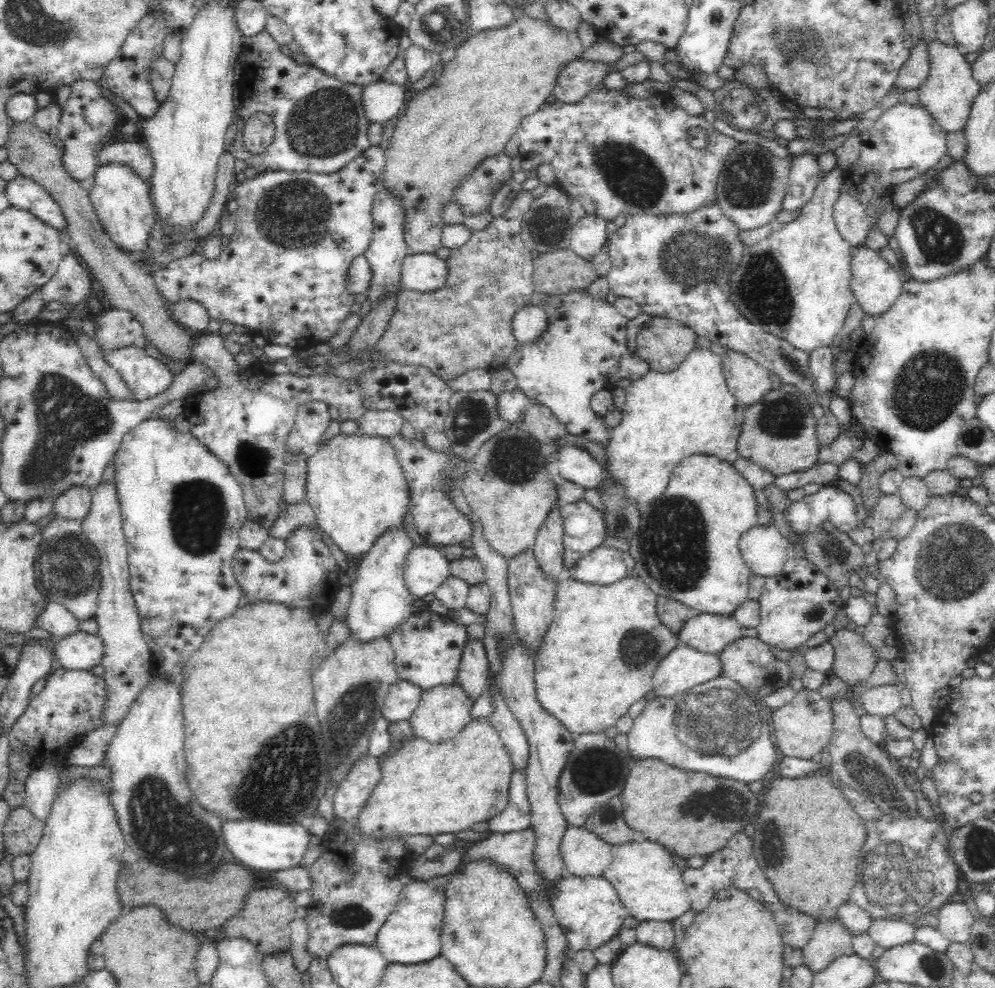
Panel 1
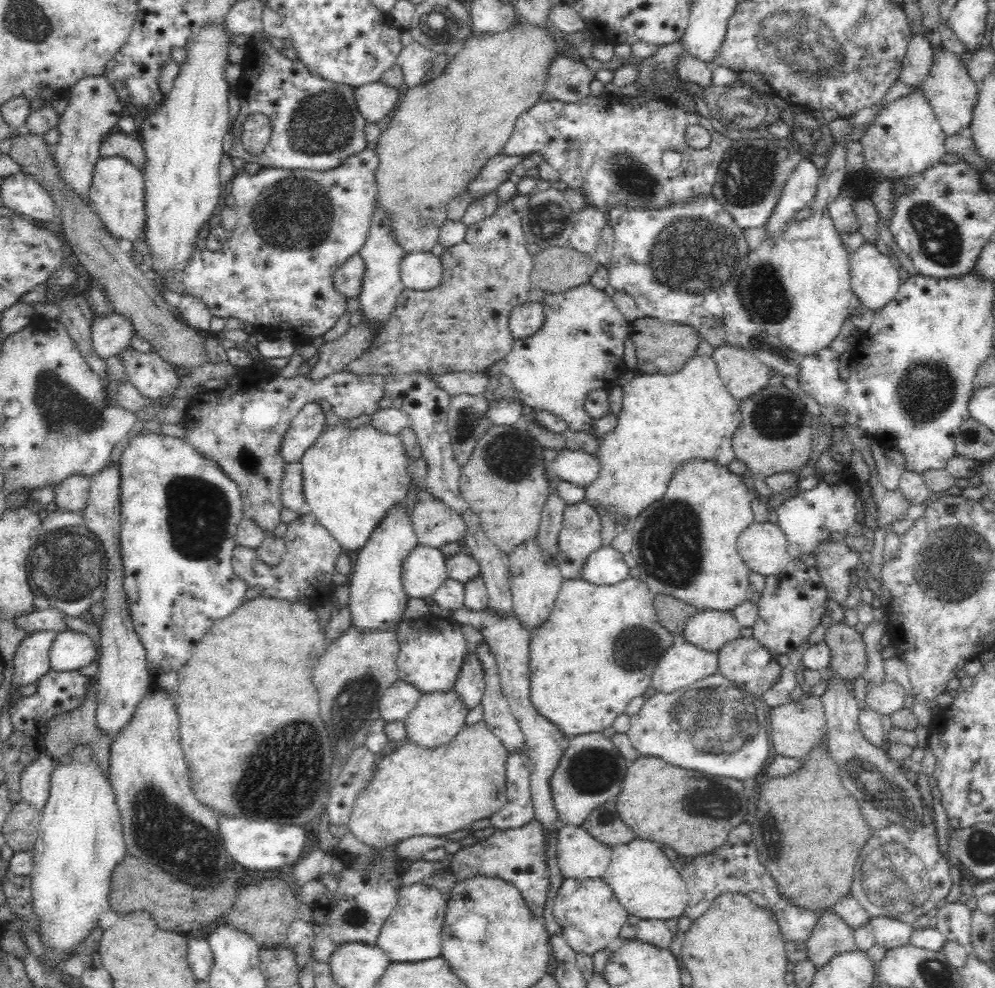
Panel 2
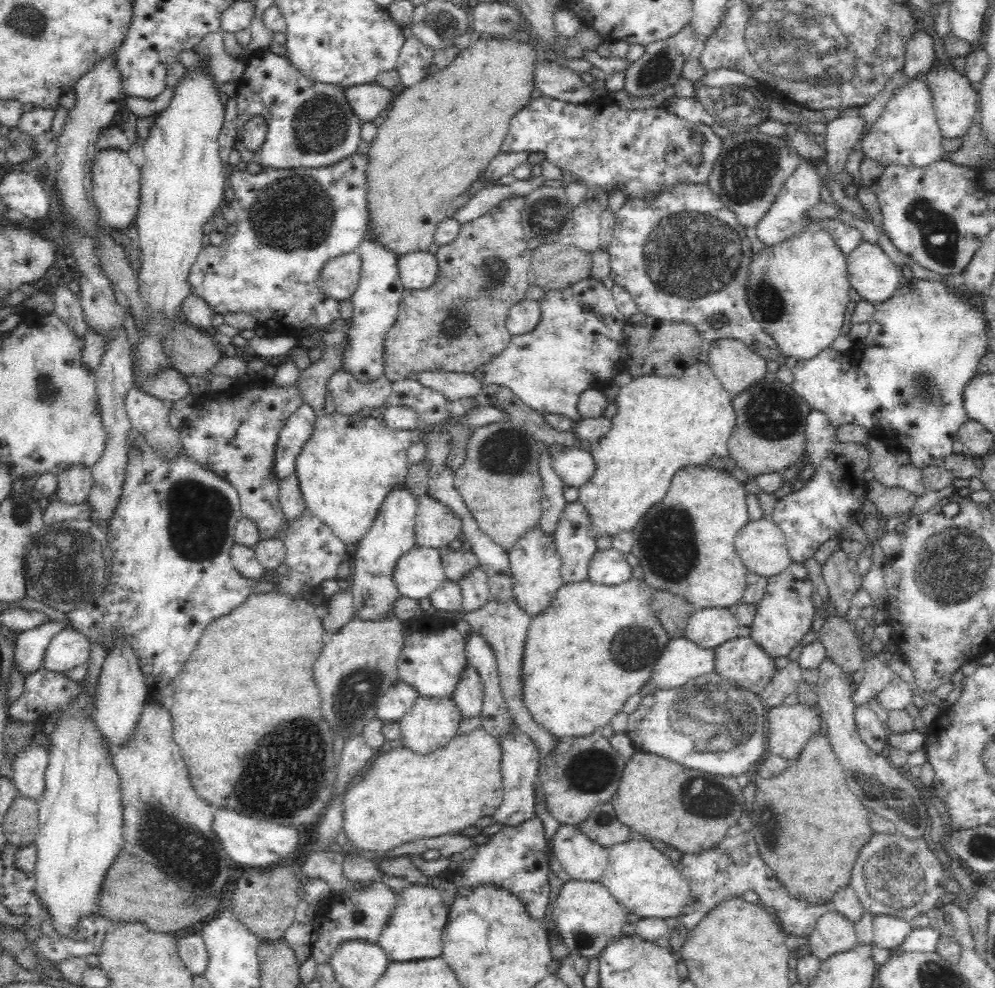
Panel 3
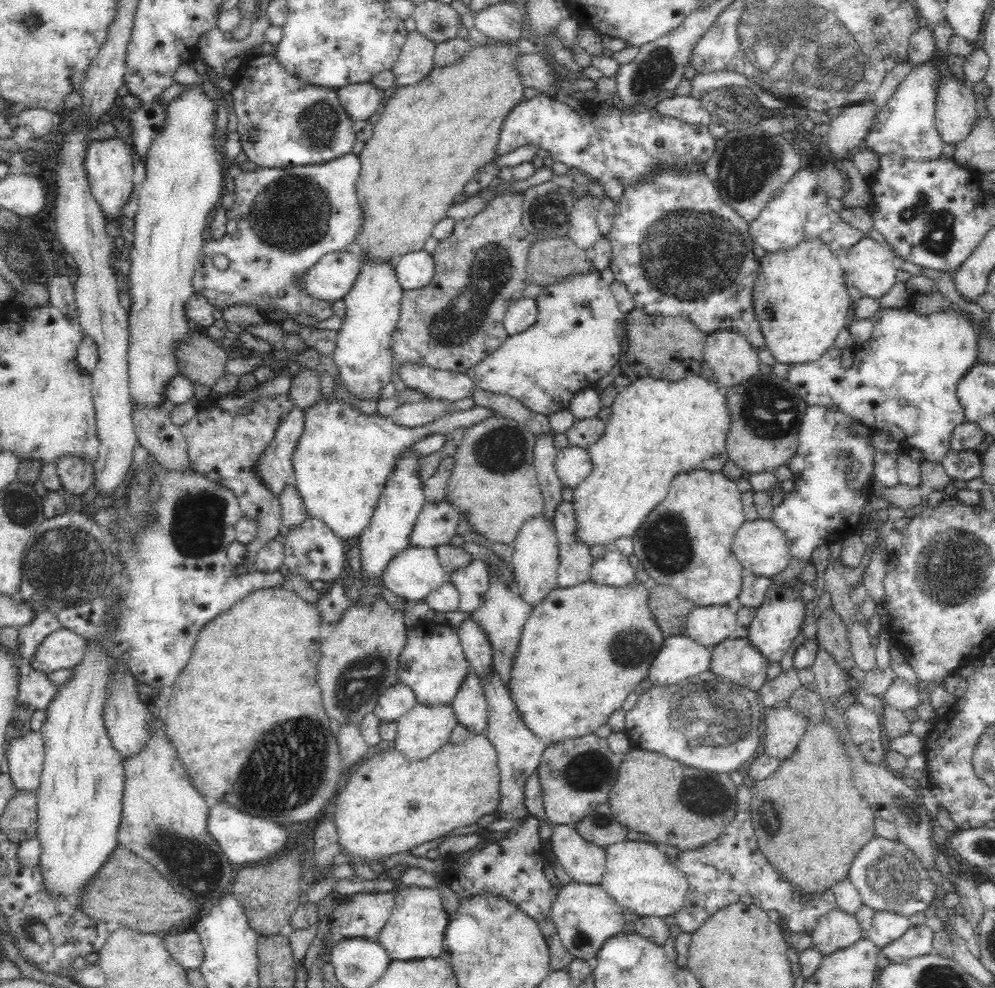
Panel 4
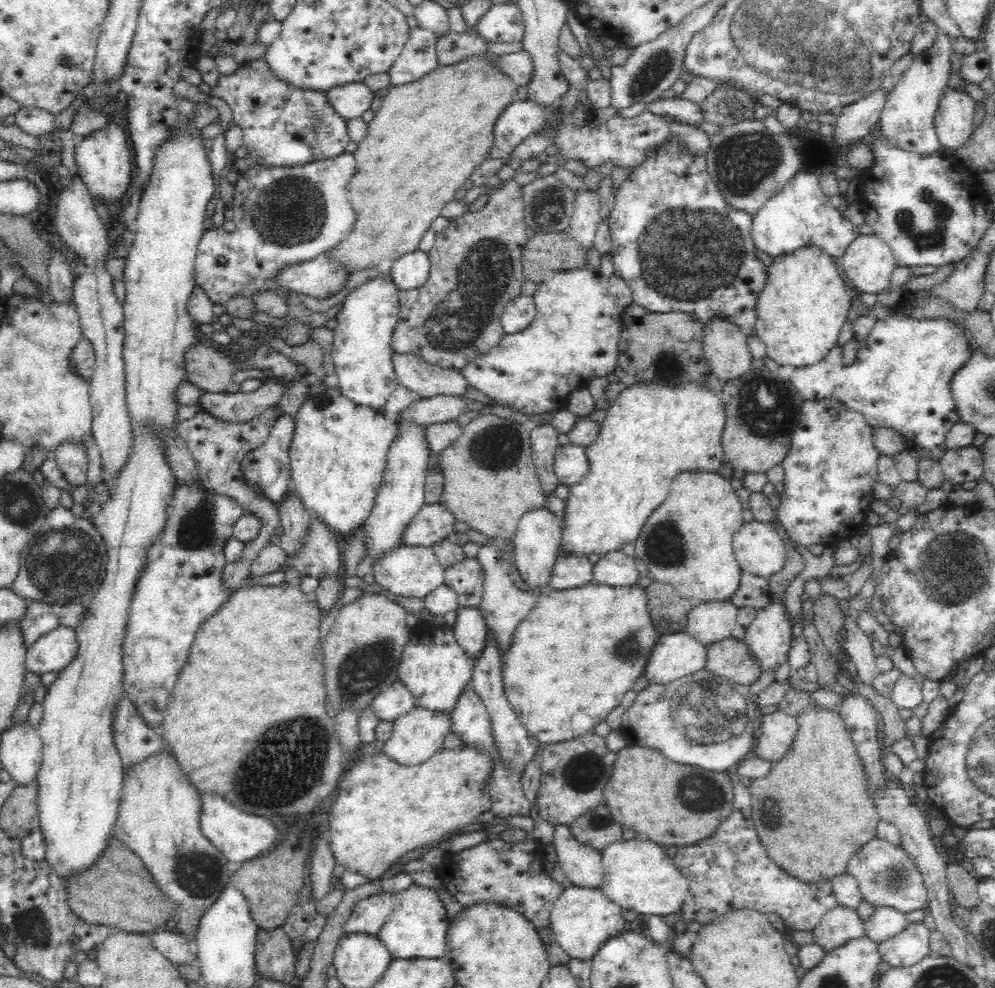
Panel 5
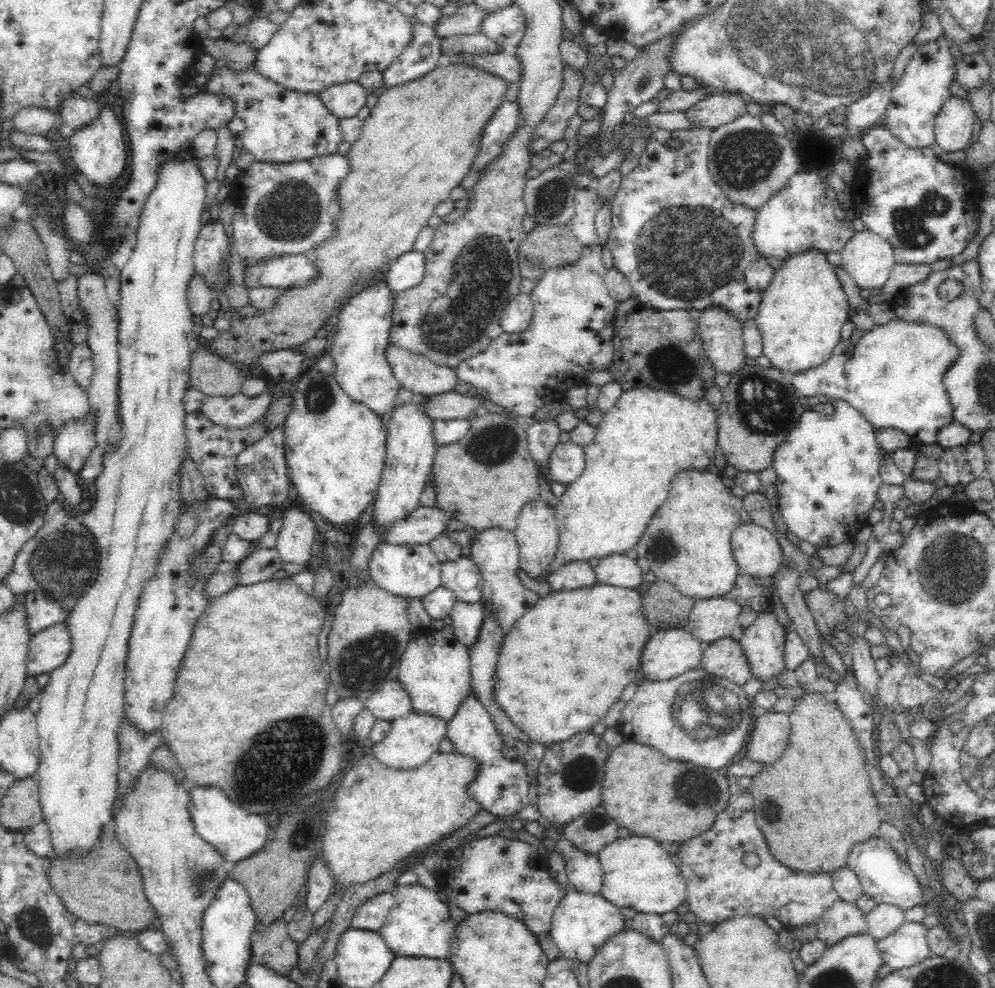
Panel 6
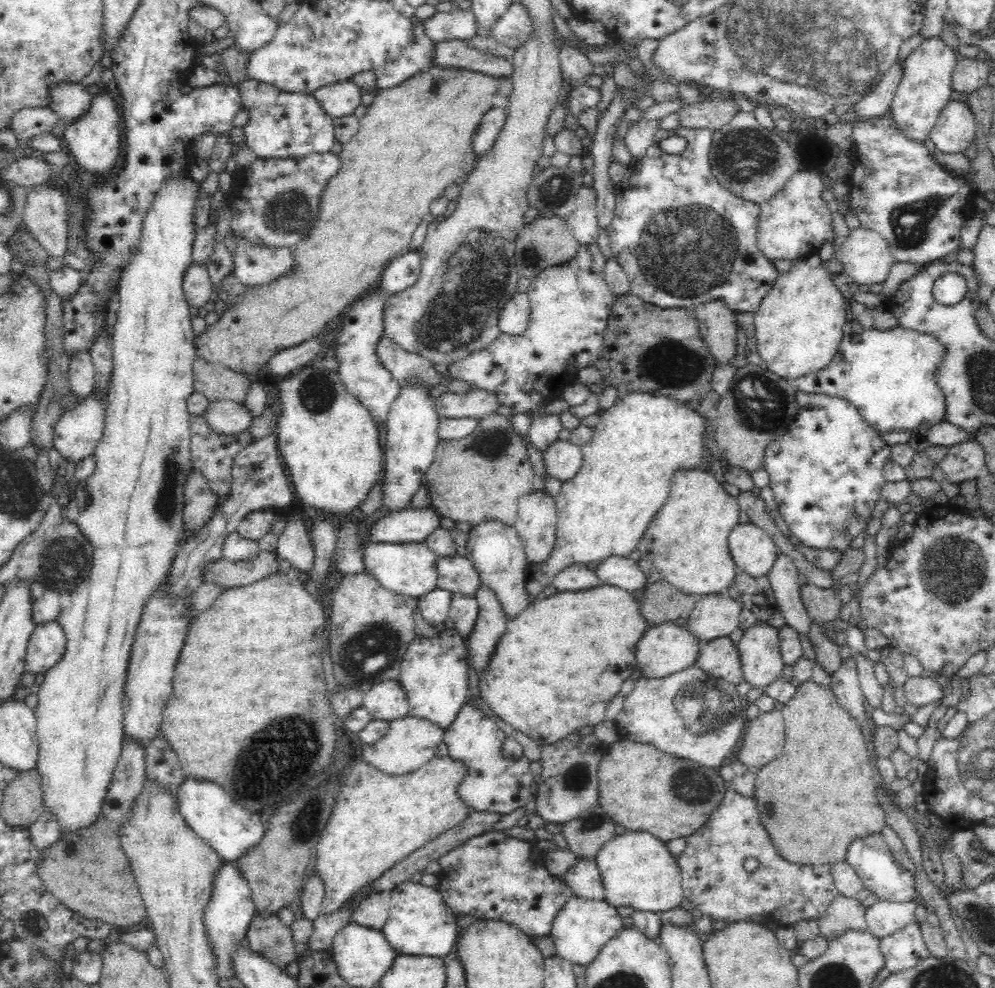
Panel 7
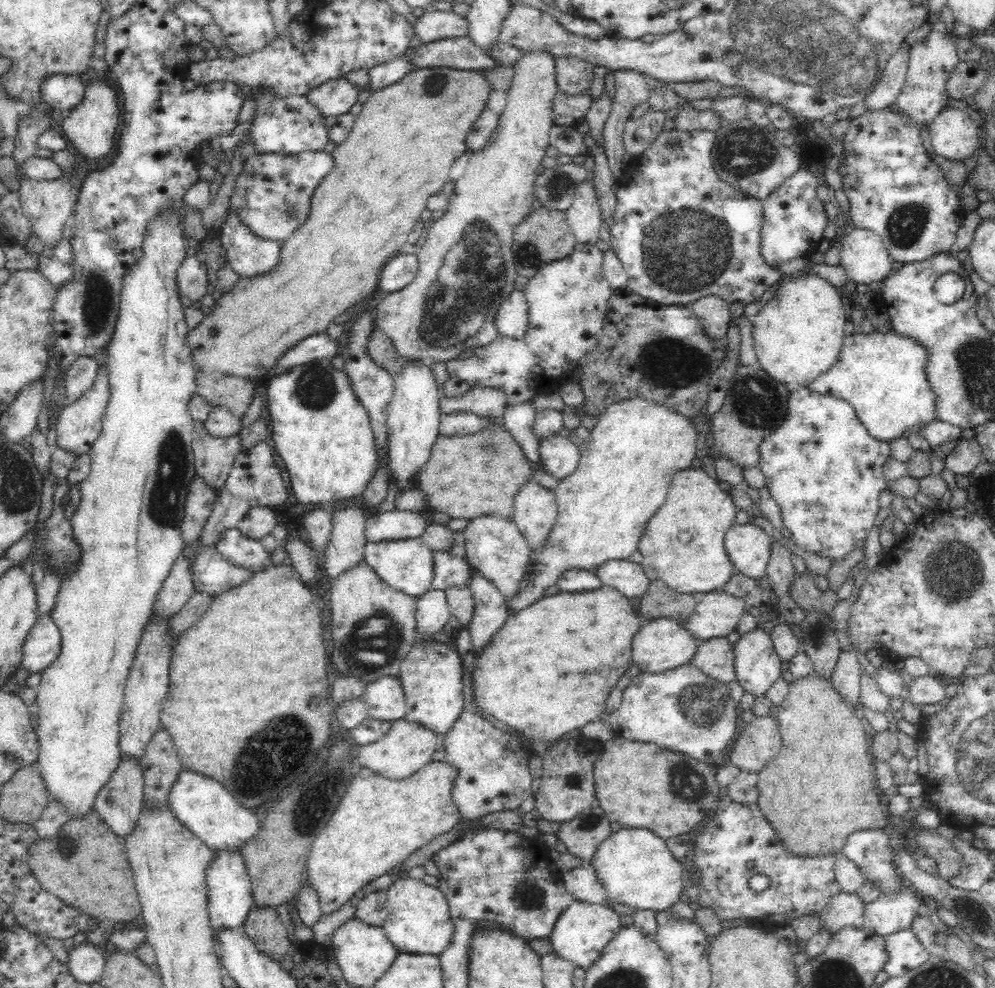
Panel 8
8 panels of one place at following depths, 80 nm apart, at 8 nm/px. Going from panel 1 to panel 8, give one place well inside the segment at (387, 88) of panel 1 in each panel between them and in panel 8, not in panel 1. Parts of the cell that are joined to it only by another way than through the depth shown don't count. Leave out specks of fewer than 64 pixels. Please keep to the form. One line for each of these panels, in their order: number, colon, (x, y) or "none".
2: (374, 100)
3: (368, 100)
4: (360, 100)
5: (350, 100)
6: (344, 100)
7: (338, 99)
8: (334, 97)

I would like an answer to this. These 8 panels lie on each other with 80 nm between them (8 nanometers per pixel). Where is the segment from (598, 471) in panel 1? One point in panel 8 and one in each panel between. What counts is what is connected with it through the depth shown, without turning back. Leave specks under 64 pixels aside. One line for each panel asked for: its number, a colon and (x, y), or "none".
2: (579, 468)
3: (574, 466)
4: (572, 464)
5: (570, 464)
6: (567, 461)
7: (562, 459)
8: (559, 456)

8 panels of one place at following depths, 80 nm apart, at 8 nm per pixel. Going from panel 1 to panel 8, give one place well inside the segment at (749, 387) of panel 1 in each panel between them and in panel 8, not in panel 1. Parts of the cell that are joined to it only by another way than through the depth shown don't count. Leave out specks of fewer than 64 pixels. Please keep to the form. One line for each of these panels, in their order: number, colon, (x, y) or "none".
2: (743, 374)
3: (737, 367)
4: (732, 359)
5: (724, 345)
6: (721, 334)
7: (717, 324)
8: (712, 311)

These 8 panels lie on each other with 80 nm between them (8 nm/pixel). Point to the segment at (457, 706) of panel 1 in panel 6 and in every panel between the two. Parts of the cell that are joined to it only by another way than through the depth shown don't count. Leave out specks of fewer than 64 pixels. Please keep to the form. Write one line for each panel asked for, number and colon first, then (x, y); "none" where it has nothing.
2: (437, 718)
3: (432, 722)
4: (424, 729)
5: (416, 736)
6: (413, 739)

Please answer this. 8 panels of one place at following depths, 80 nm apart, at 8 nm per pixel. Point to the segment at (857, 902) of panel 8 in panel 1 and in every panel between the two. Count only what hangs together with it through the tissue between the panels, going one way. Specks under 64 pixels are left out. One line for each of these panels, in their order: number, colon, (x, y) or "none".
1: (831, 939)
2: (832, 935)
3: (833, 934)
4: (837, 930)
5: (839, 925)
6: (843, 919)
7: (844, 913)

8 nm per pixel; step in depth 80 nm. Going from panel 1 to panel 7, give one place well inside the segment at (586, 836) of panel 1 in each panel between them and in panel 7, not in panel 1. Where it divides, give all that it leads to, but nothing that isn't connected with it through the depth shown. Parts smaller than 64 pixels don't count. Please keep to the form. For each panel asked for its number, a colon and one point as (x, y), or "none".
2: (580, 856)
3: (584, 860)
4: (584, 862)
5: (582, 864)
6: (585, 874)
7: (584, 880)

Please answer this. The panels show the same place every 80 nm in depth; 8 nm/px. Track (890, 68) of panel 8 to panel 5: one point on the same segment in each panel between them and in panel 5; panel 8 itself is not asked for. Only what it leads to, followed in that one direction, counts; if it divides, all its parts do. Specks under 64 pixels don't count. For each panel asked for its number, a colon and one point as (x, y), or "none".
5: (852, 126)
6: (869, 110)
7: (877, 103)

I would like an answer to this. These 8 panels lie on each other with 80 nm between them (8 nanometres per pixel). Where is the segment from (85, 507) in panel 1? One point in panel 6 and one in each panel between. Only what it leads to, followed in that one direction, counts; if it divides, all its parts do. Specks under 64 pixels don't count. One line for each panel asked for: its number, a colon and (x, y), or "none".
2: (71, 494)
3: (74, 484)
4: (76, 476)
5: (71, 457)
6: (73, 444)

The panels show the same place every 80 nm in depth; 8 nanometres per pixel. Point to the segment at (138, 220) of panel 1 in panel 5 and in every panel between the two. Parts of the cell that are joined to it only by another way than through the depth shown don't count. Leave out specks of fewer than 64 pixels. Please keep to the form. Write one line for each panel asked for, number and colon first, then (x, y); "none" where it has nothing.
2: (117, 194)
3: (115, 179)
4: (109, 163)
5: (103, 157)

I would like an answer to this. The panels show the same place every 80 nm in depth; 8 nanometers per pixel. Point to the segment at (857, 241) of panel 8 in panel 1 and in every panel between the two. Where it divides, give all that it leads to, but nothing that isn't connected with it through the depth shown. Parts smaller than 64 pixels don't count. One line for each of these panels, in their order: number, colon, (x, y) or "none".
1: (876, 284)
2: (874, 276)
3: (871, 272)
4: (873, 266)
5: (868, 261)
6: (868, 258)
7: (864, 256)

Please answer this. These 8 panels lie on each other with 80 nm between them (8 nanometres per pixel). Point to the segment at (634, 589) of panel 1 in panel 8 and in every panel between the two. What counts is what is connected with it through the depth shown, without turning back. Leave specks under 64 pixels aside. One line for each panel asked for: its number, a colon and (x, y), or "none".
2: (588, 659)
3: (595, 645)
4: (583, 649)
5: (565, 670)
6: (565, 661)
7: (559, 662)
8: (548, 670)

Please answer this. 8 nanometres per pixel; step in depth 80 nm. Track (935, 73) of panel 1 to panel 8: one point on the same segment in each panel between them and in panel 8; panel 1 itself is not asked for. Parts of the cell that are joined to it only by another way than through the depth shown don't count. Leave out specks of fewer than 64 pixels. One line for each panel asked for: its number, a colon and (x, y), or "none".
2: (951, 93)
3: (956, 103)
4: (955, 114)
5: (953, 122)
6: (953, 126)
7: (954, 131)
8: (953, 135)

